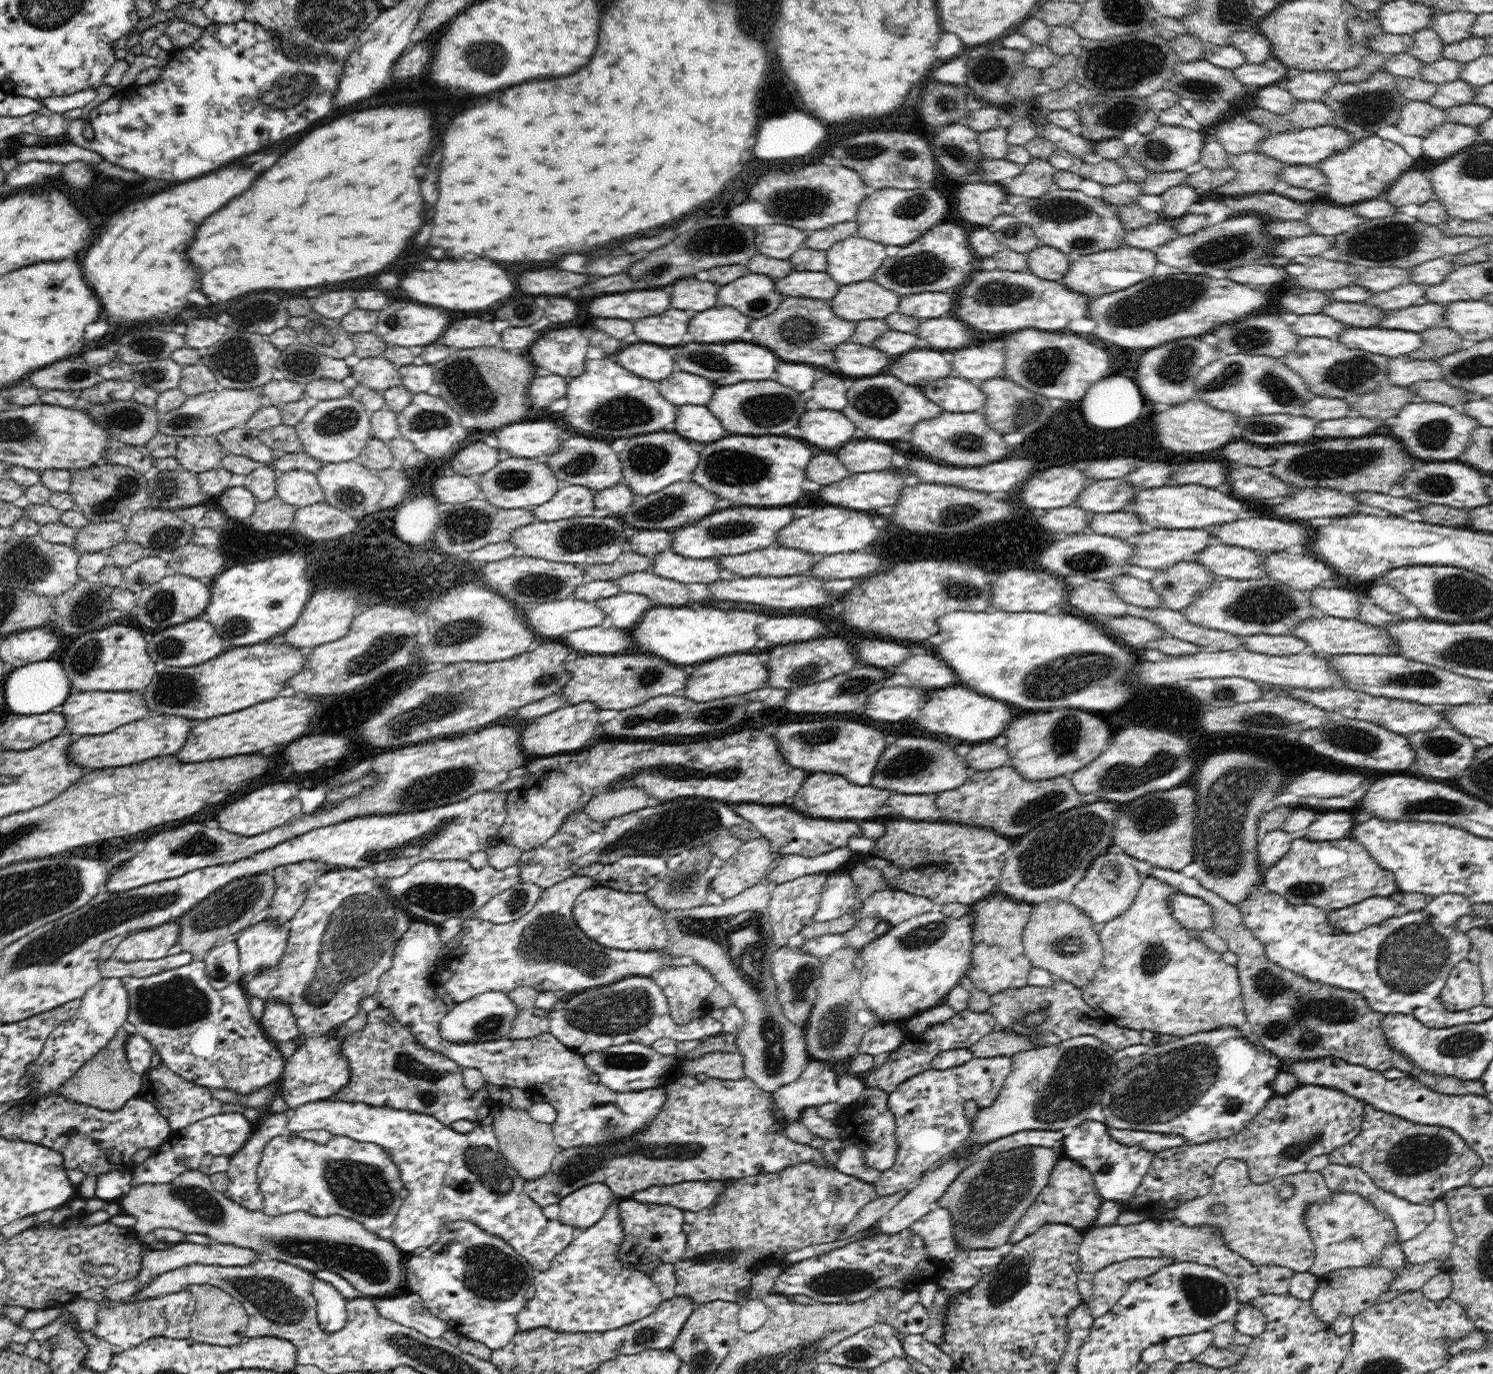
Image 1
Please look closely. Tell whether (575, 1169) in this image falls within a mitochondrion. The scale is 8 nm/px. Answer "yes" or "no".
yes

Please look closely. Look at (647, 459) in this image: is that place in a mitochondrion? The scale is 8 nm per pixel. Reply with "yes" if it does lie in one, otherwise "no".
yes

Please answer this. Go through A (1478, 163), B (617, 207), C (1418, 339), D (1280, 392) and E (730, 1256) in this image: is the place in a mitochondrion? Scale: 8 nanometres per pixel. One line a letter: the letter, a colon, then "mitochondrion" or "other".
A: mitochondrion
B: other
C: other
D: mitochondrion
E: mitochondrion

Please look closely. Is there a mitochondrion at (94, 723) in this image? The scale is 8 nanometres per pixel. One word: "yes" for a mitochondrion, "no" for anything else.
no

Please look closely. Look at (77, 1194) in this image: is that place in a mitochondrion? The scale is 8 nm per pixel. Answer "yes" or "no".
no

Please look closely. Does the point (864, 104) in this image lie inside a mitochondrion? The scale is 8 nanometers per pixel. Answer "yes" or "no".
no

